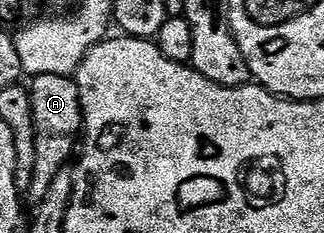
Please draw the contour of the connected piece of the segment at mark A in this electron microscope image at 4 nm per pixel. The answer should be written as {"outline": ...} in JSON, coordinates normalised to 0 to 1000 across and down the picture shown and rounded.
{"outline":[[[123,322],[102,335],[86,365],[93,438],[99,442],[99,511],[105,515],[105,730],[93,742],[96,867],[114,871],[148,837],[160,777],[185,734],[219,704],[216,670],[231,670],[235,622],[216,588],[256,567],[253,429],[241,386],[241,352],[225,326]]]}

